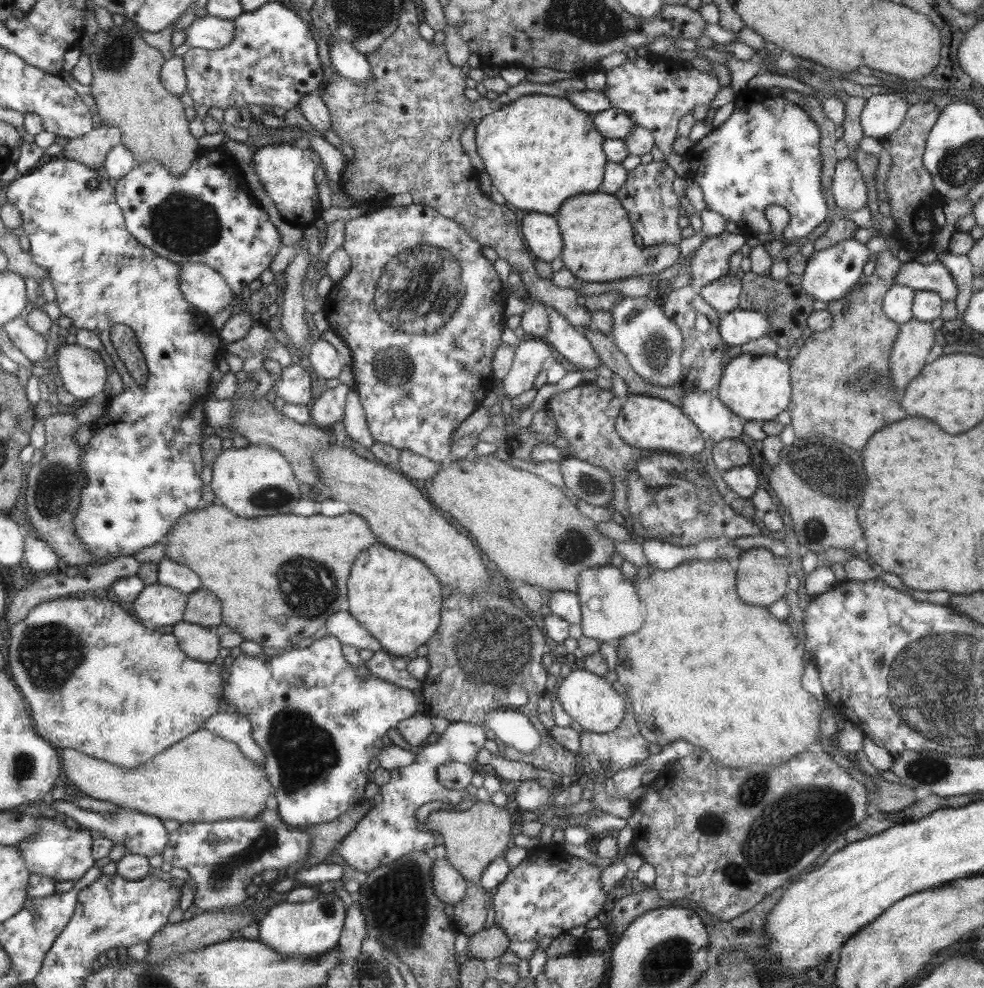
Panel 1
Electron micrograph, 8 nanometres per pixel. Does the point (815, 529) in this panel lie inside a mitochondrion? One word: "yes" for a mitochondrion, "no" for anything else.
yes

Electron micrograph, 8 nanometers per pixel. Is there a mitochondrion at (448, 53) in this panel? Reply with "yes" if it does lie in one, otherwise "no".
no

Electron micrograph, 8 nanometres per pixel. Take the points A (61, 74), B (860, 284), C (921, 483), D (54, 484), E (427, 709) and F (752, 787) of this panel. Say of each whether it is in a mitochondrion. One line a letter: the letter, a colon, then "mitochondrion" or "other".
A: other
B: other
C: other
D: mitochondrion
E: other
F: mitochondrion

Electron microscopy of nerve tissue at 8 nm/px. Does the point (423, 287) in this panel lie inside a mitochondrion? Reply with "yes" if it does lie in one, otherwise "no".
yes

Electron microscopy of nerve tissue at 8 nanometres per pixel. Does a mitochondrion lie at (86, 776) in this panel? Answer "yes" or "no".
no

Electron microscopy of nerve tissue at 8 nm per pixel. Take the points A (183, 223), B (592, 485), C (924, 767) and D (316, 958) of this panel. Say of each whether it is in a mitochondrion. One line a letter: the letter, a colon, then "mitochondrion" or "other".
A: mitochondrion
B: mitochondrion
C: mitochondrion
D: other

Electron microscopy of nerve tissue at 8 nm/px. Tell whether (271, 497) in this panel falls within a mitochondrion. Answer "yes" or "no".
yes

